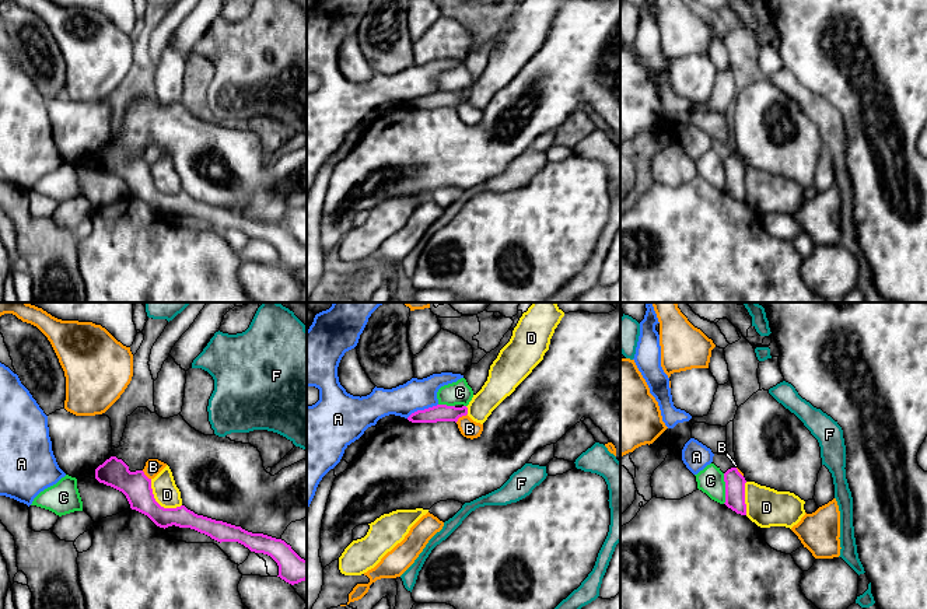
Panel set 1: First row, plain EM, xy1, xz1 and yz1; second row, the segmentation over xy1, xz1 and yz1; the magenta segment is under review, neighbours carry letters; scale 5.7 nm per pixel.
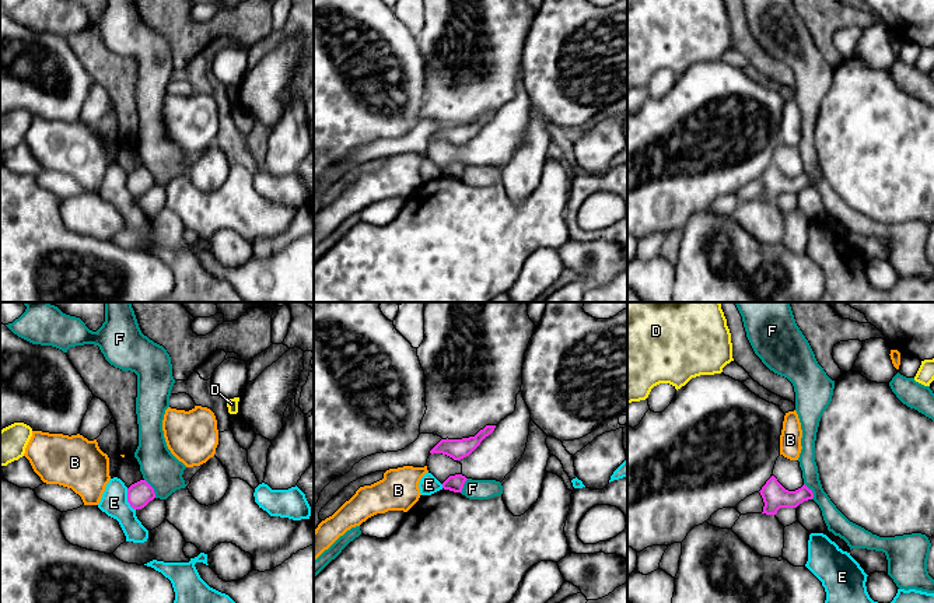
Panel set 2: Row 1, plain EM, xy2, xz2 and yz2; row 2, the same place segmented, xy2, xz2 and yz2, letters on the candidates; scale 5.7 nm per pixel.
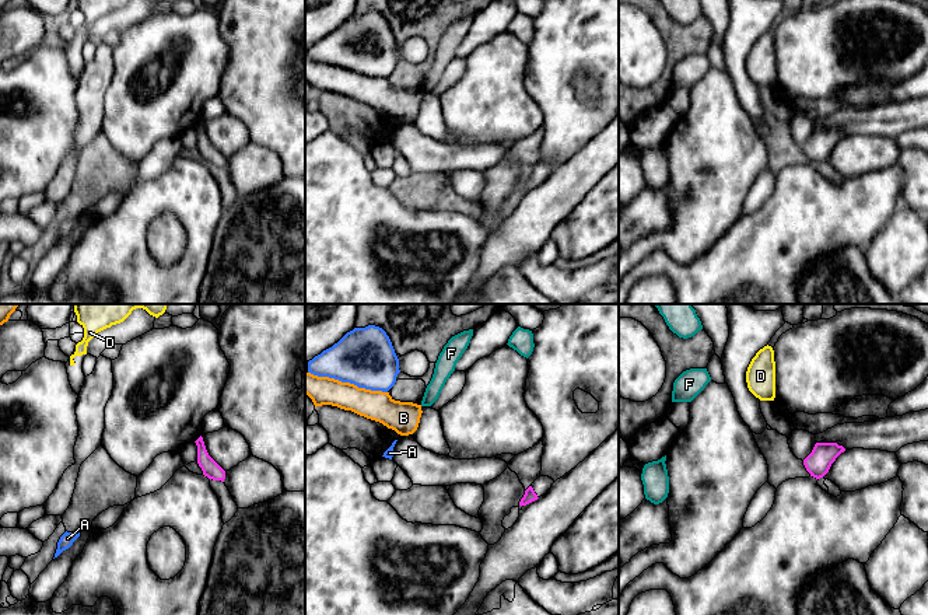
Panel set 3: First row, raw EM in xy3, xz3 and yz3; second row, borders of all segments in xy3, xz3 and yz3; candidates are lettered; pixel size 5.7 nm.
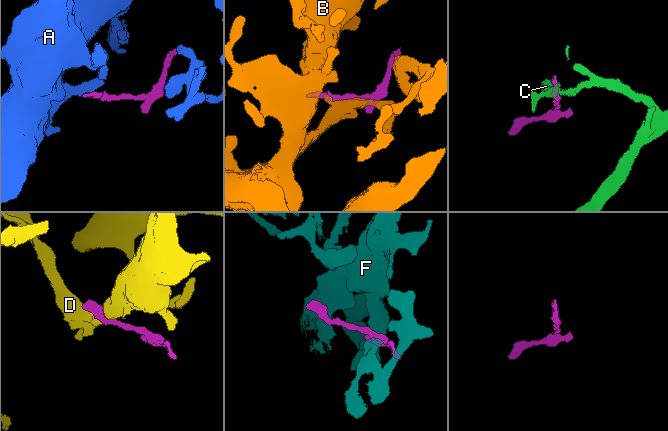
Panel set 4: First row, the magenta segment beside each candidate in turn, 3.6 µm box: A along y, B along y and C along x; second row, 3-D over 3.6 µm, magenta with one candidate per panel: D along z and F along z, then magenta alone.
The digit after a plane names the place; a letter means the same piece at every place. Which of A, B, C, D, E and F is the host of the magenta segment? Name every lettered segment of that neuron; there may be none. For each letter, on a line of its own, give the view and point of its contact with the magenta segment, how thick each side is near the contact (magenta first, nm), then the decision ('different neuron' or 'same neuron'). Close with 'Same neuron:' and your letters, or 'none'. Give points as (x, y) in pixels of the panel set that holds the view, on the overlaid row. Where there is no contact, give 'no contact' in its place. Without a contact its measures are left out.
A: xz1 (422, 410) | 100/180 nm | different neuron
B: xz1 (461, 416) | 100/110 nm | different neuron
C: yz1 (726, 489) | 110/160 nm | different neuron
D: xy1 (157, 503) | 170/150 nm | different neuron
E: xy2 (128, 500) | 140/160 nm | different neuron
F: xy2 (153, 488) | 140/220 nm | different neuron
Same neuron: none

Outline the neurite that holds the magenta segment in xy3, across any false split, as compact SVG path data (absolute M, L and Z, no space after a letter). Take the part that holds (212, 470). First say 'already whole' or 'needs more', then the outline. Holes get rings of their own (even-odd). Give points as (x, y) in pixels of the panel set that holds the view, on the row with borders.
already whole | M200 436L195 443L197 445L197 464L203 475L209 479L224 482L225 471L209 455L203 437Z

